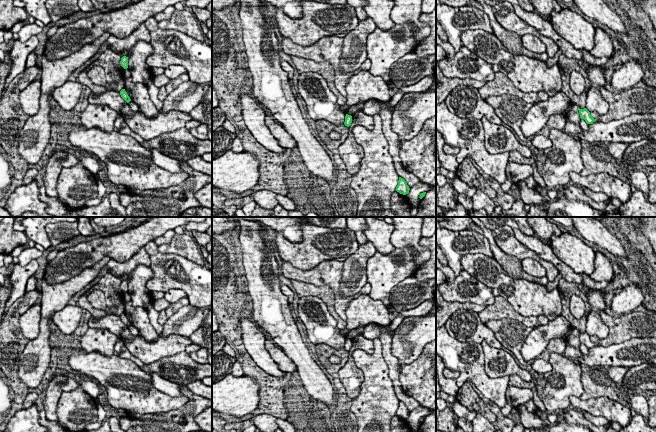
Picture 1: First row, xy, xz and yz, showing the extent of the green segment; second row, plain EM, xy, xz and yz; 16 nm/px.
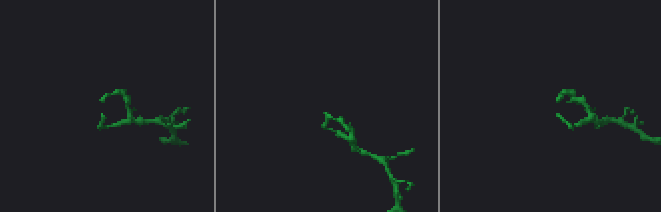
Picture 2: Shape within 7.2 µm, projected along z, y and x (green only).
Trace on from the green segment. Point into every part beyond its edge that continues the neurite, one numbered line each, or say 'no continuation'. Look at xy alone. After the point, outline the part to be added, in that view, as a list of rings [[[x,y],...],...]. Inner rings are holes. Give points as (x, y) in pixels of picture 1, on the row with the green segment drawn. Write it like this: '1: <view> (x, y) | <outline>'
no continuation

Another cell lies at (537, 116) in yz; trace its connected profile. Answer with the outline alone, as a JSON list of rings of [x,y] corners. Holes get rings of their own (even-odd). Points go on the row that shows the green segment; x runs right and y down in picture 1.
[[[562,91],[549,96],[546,101],[538,101],[529,108],[521,123],[521,131],[528,138],[536,135],[552,115],[561,115],[571,104],[570,98]]]

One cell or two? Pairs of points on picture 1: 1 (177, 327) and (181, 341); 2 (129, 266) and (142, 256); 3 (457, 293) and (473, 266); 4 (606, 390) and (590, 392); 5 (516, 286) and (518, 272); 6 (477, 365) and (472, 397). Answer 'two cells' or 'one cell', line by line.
1: two cells
2: one cell
3: two cells
4: one cell
5: two cells
6: two cells

